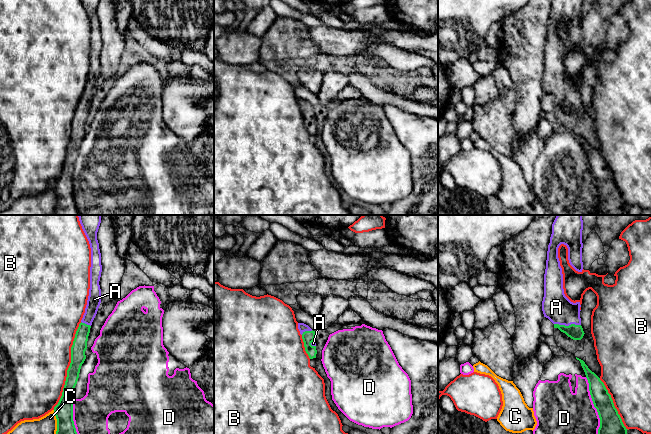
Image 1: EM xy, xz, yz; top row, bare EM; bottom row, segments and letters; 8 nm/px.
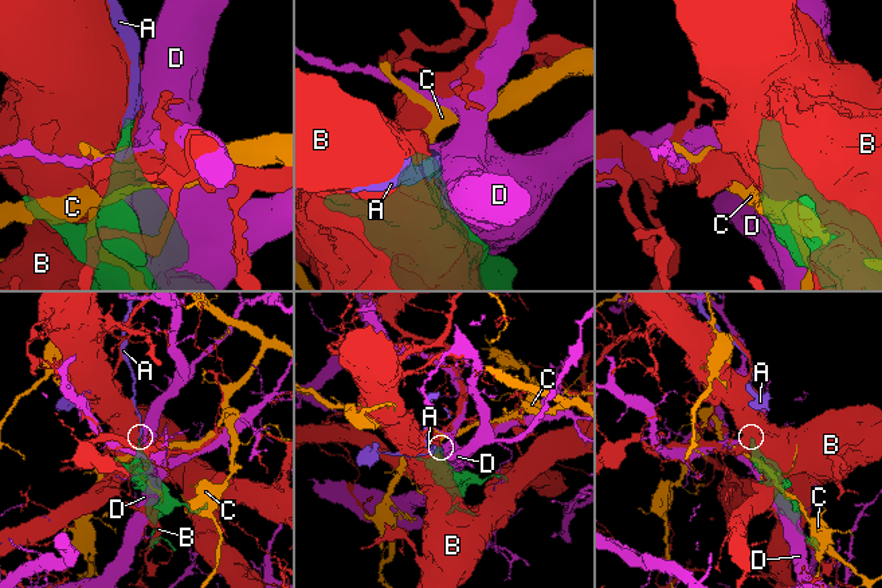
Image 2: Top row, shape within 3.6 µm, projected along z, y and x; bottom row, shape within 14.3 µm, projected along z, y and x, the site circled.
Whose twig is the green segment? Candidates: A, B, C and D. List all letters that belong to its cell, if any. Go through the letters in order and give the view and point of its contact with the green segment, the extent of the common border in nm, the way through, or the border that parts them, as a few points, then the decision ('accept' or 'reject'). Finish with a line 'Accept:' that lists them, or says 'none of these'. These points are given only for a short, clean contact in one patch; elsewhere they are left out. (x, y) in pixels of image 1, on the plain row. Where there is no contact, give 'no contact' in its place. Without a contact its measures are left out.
A: meets green in yz at (567, 102); contact 220 nm long; runs through yz (575, 108), (567, 102), (566, 93), (556, 83); accept
B: meets green in xy at (69, 142); contact 750 nm long; reject
C: meets green in xy at (57, 200); contact 240 nm long; reject
D: meets green in yz at (597, 186); contact 500 nm long; reject
Accept: A

